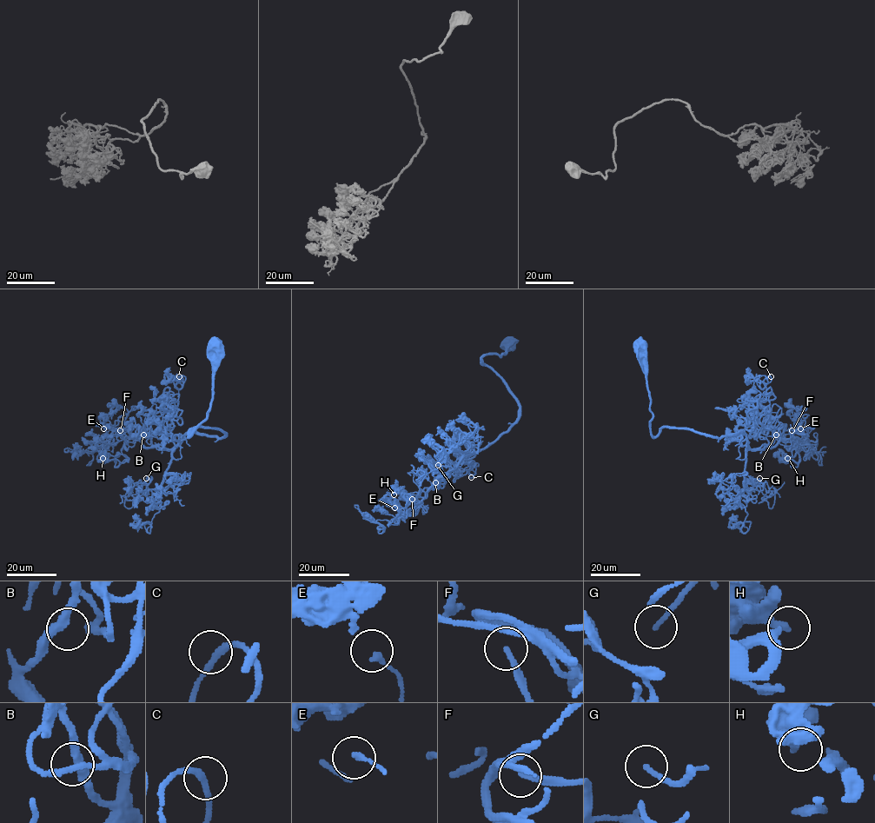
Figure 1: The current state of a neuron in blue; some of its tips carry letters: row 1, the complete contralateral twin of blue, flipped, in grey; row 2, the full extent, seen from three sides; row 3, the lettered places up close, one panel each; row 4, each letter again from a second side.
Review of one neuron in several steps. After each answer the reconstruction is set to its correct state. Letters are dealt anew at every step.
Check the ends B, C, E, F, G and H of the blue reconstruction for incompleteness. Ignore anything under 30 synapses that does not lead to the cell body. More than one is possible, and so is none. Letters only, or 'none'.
none

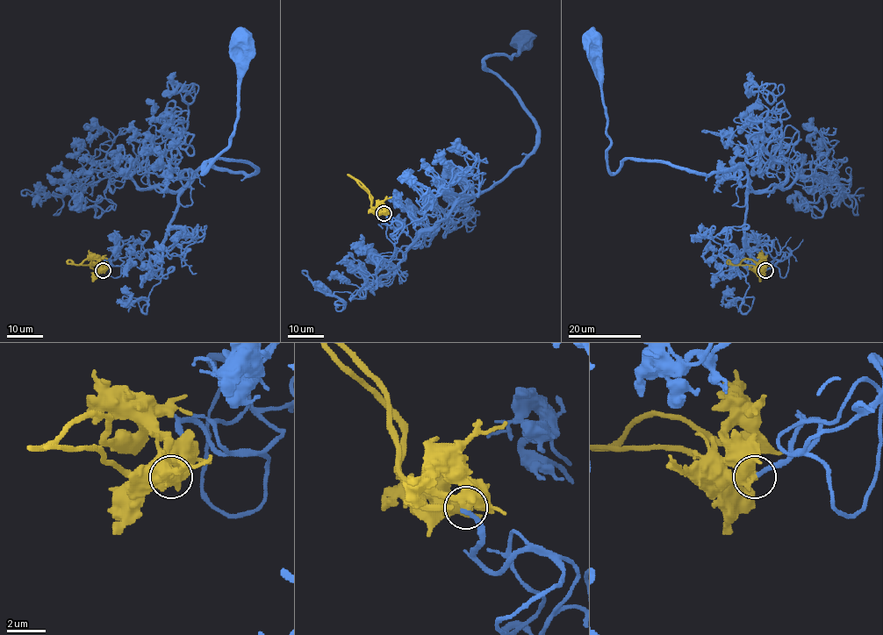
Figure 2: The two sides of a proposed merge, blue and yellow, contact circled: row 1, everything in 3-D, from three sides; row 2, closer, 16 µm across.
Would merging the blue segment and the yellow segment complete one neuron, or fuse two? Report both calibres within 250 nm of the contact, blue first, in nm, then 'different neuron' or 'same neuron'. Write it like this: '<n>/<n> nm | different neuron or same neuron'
260/420 nm | same neuron

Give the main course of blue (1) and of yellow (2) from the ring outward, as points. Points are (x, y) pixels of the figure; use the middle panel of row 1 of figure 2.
1: (384, 213), (407, 233), (439, 193), (478, 195), (527, 156), (534, 119), (484, 62), (517, 54), (520, 39)
2: (384, 213), (376, 212), (371, 206), (369, 191), (347, 174)

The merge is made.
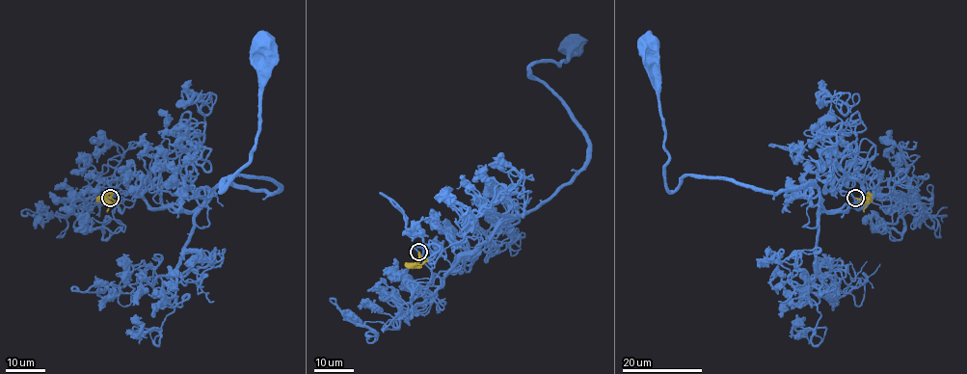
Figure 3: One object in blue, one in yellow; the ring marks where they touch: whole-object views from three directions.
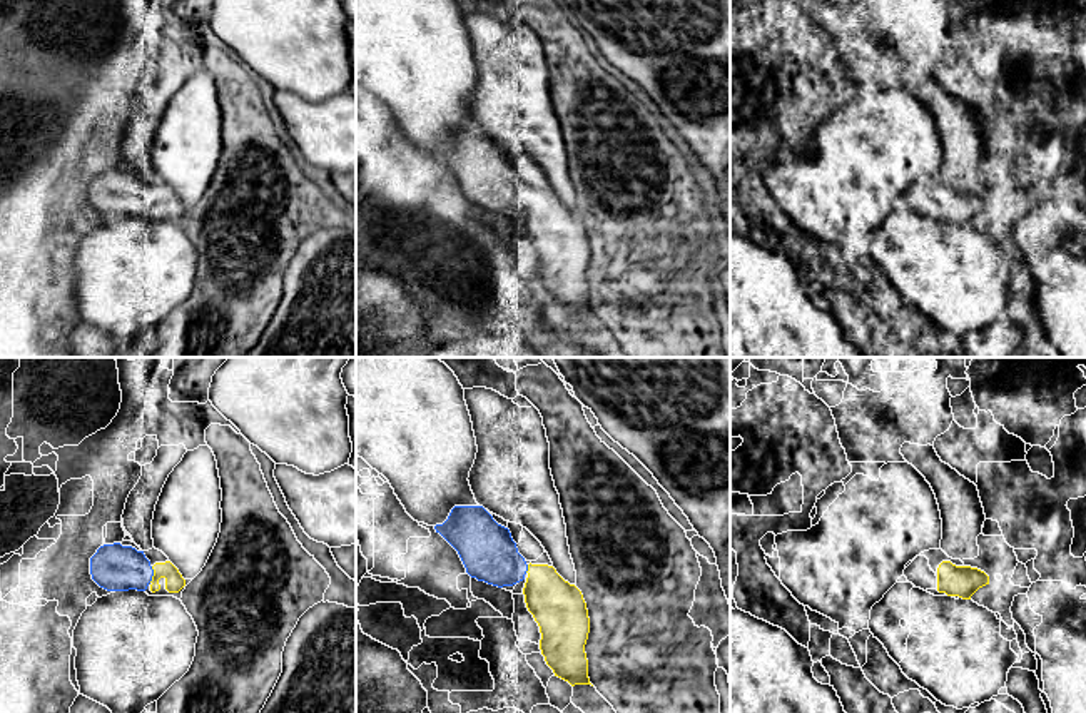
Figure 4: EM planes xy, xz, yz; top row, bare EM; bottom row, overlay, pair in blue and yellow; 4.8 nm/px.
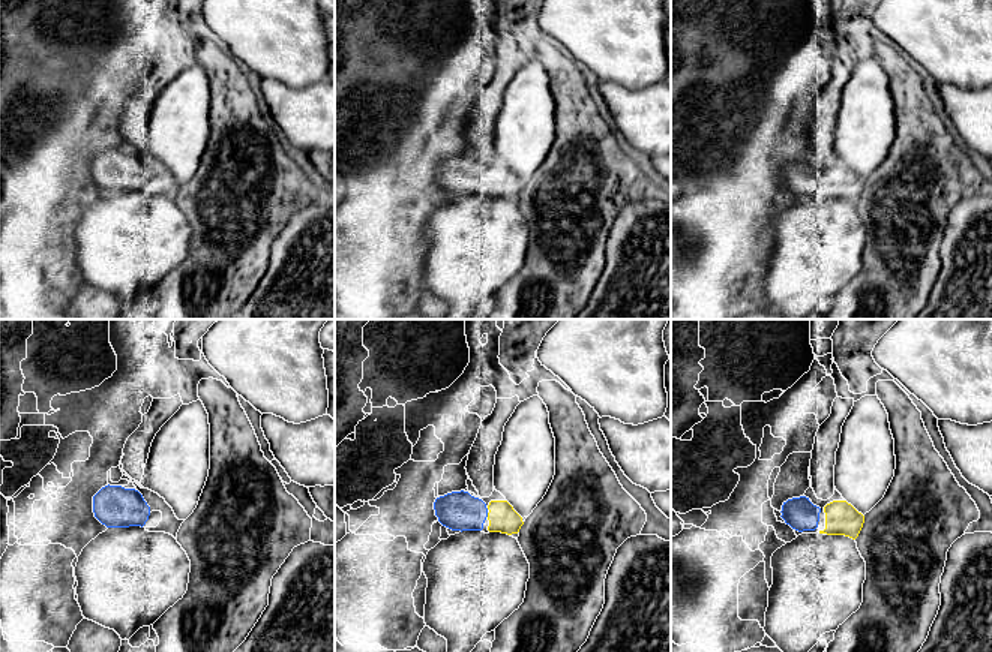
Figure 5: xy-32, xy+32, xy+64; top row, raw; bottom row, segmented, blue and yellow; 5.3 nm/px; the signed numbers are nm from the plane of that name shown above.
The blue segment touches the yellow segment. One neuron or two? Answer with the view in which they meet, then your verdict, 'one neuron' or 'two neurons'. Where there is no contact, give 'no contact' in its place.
contact in xy; one neuron

